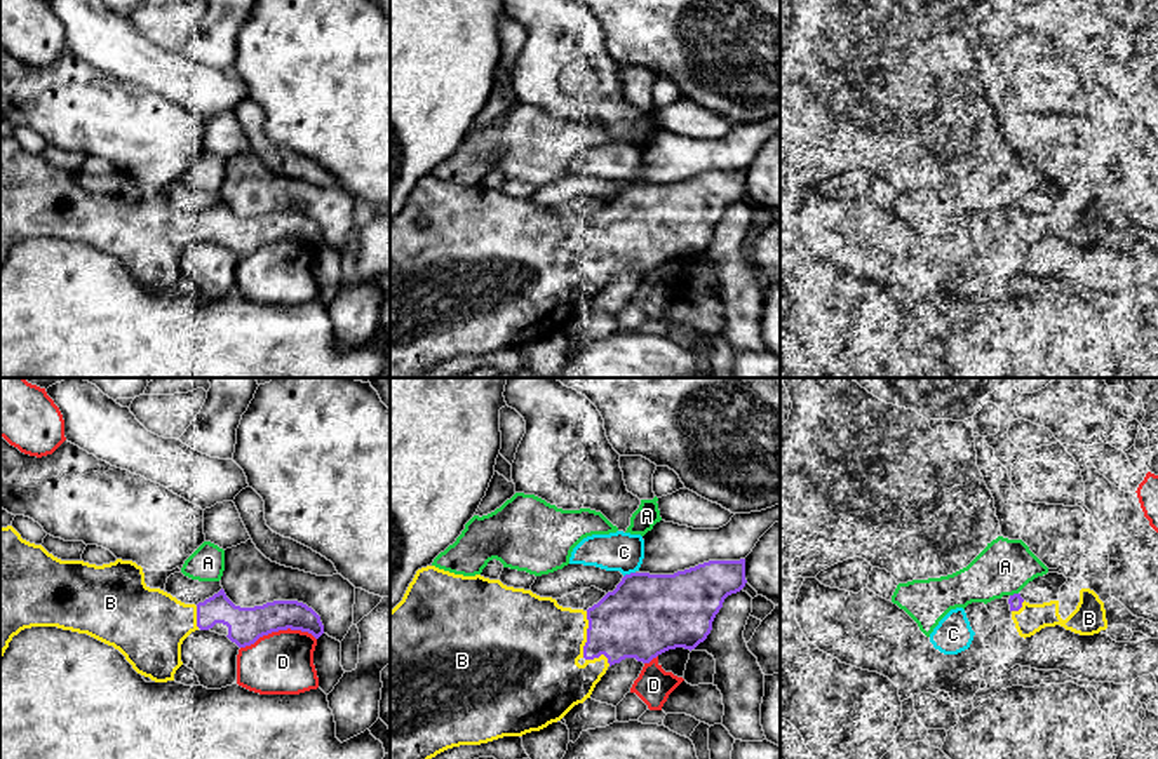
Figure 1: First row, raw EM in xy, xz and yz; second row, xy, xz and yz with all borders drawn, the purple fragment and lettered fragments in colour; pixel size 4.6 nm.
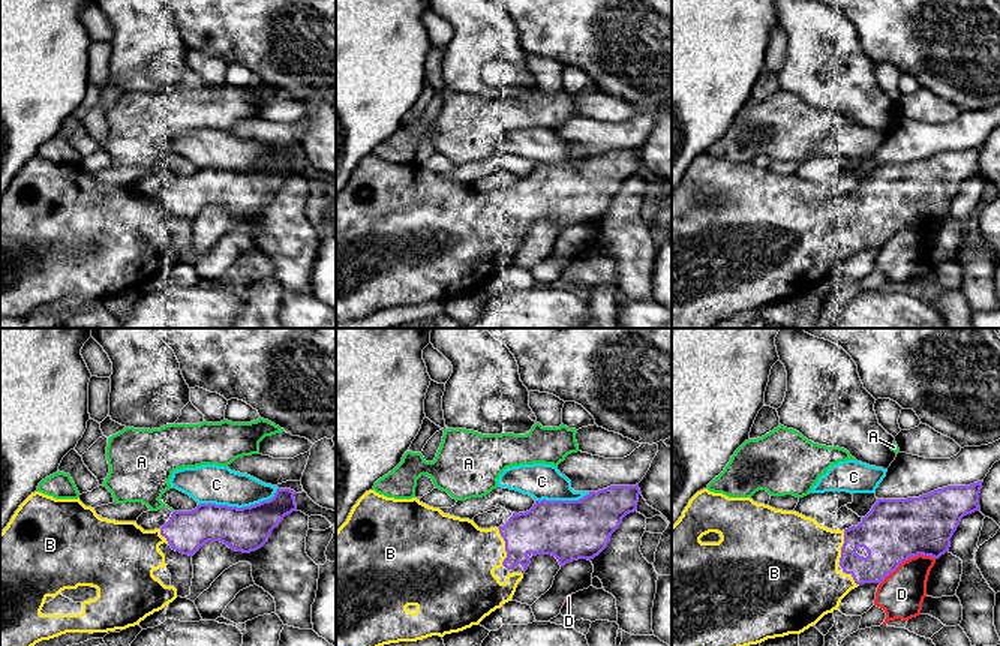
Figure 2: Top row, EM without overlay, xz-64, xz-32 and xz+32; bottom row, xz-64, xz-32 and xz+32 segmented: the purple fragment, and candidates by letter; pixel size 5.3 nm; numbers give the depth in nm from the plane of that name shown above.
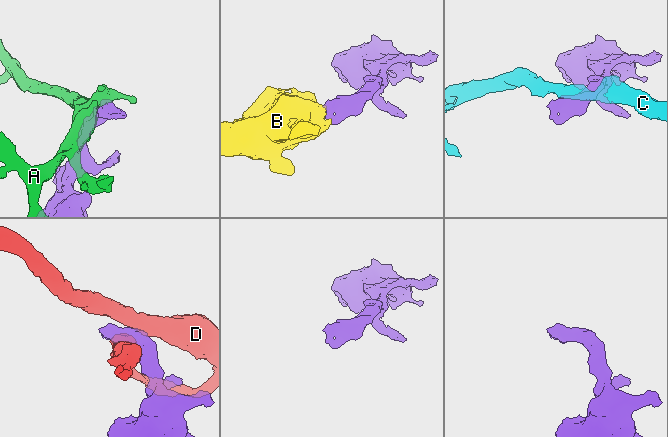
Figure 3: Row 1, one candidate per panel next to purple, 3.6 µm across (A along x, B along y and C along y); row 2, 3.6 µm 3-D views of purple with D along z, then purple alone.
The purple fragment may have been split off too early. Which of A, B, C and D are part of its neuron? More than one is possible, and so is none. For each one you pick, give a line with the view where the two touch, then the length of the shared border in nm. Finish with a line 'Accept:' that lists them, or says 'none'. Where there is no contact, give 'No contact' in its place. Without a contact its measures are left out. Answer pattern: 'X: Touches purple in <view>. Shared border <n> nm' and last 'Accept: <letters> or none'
B: Touches purple in xz. Shared border 280 nm
Accept: B

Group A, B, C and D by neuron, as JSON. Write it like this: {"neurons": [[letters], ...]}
{"neurons": [["A"], ["B"], ["C"], ["D"]]}

